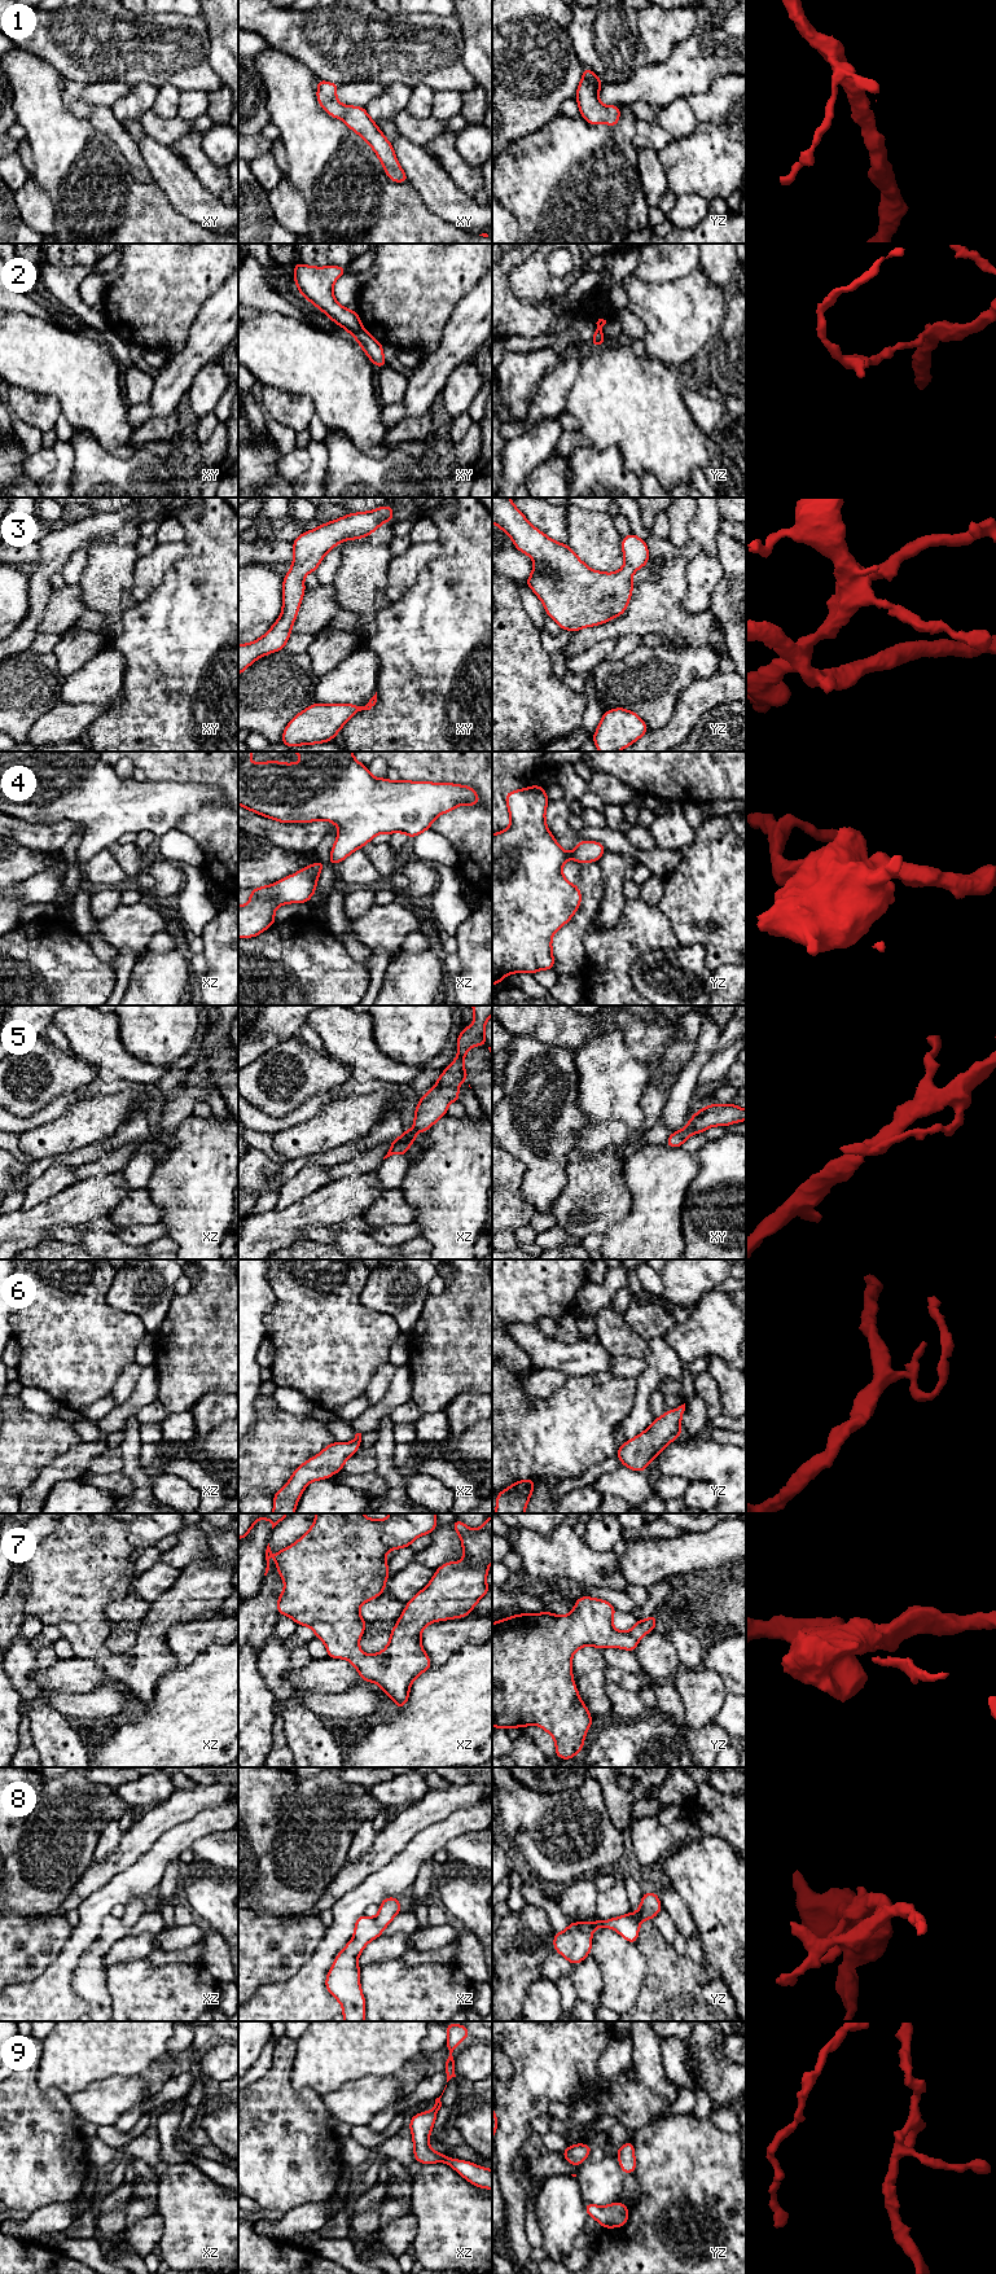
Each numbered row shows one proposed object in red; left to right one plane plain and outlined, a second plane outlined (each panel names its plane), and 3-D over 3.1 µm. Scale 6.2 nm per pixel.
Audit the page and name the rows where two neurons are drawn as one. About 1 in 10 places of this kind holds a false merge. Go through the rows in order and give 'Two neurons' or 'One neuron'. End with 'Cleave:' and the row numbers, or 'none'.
1: One neuron
2: Two neurons
3: One neuron
4: One neuron
5: One neuron
6: One neuron
7: One neuron
8: One neuron
9: One neuron
Cleave: 2

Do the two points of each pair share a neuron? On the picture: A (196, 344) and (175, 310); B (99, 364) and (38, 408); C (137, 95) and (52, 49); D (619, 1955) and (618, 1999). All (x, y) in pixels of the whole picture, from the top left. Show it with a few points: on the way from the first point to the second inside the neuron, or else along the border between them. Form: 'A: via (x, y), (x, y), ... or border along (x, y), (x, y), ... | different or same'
A: border along (202, 305), (184, 342) | different
B: border along (23, 389), (43, 395), (53, 395), (62, 413) | different
C: border along (131, 84), (149, 83), (157, 88) | different
D: via (619, 1966), (619, 1989) | same

